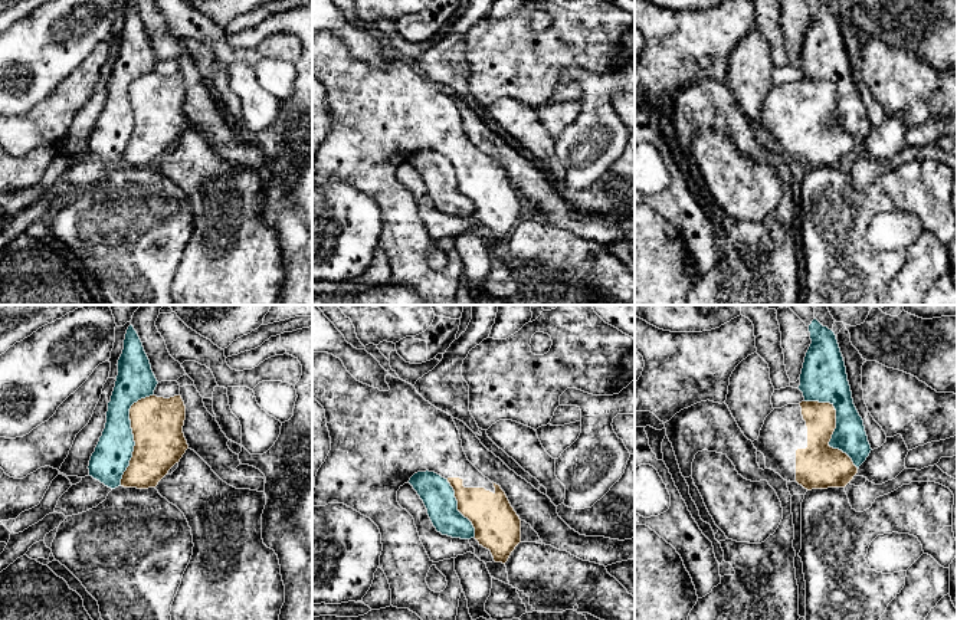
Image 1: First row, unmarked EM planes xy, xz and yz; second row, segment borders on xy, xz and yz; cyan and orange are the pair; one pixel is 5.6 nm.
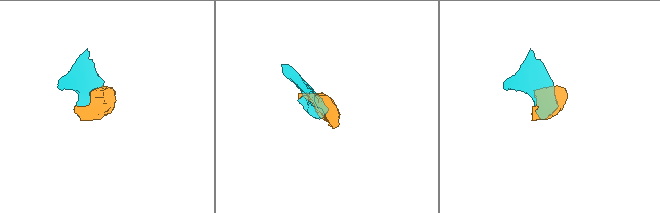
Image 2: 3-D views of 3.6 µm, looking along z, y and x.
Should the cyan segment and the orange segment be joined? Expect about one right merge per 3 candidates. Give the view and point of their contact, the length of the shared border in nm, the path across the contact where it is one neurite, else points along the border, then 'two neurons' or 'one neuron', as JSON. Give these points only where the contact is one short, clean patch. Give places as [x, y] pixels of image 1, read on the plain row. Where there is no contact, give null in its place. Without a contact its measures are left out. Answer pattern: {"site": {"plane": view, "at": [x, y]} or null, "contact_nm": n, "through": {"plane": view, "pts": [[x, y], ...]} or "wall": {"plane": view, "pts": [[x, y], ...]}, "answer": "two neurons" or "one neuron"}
{"site": {"plane": "xy", "at": [133, 112]}, "contact_nm": 550, "answer": "two neurons"}

